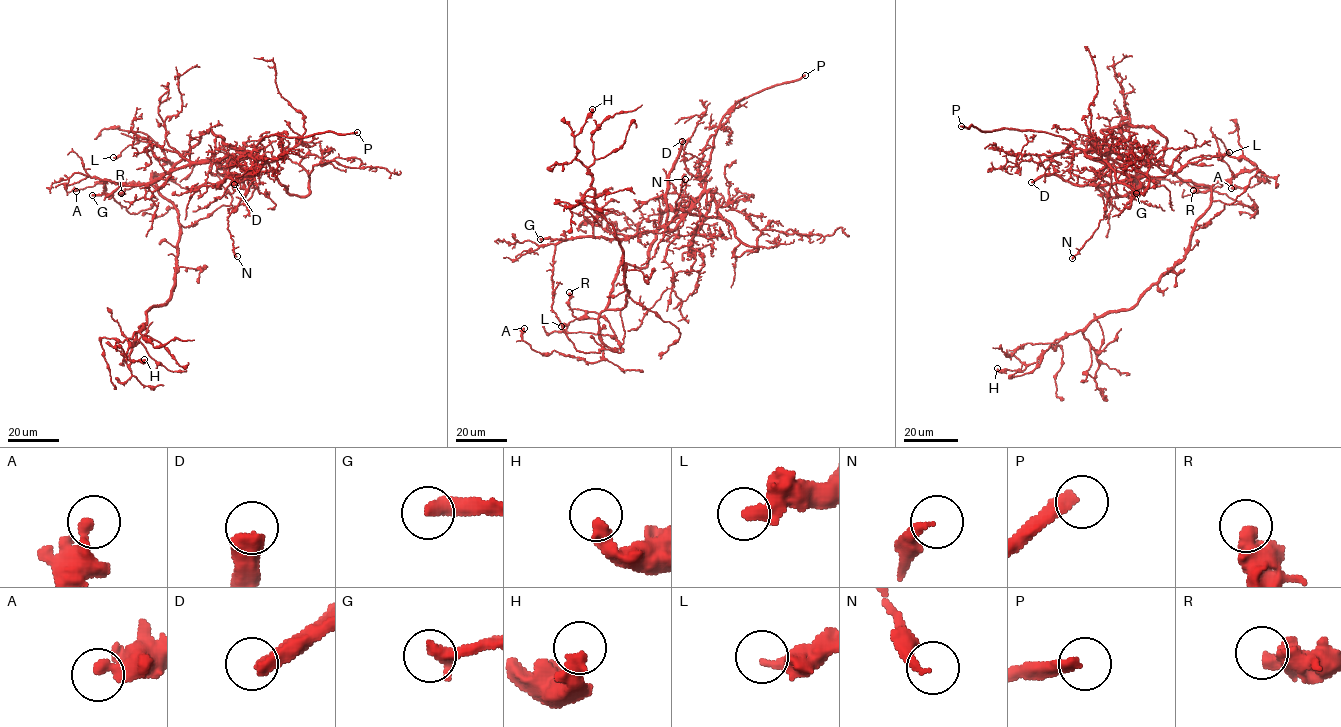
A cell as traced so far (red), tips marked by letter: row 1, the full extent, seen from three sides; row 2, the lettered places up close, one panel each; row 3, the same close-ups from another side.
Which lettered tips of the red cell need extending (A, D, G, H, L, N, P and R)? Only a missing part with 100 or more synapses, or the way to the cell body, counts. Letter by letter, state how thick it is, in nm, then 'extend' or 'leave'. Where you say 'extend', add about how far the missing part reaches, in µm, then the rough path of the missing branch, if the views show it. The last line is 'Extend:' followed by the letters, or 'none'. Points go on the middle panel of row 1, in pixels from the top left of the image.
A: calibre 320 nm; leave
D: calibre 500 nm; extend; missing 70 µm; course (682, 141), (688, 123), (697, 113), (730, 101), (735, 111), (753, 121), (761, 131), (754, 150)
G: calibre 440 nm; leave
H: calibre 400 nm; leave
L: calibre 300 nm; leave
N: calibre 240 nm; leave
P: calibre 360 nm; leave
R: calibre 500 nm; leave
Extend: D

